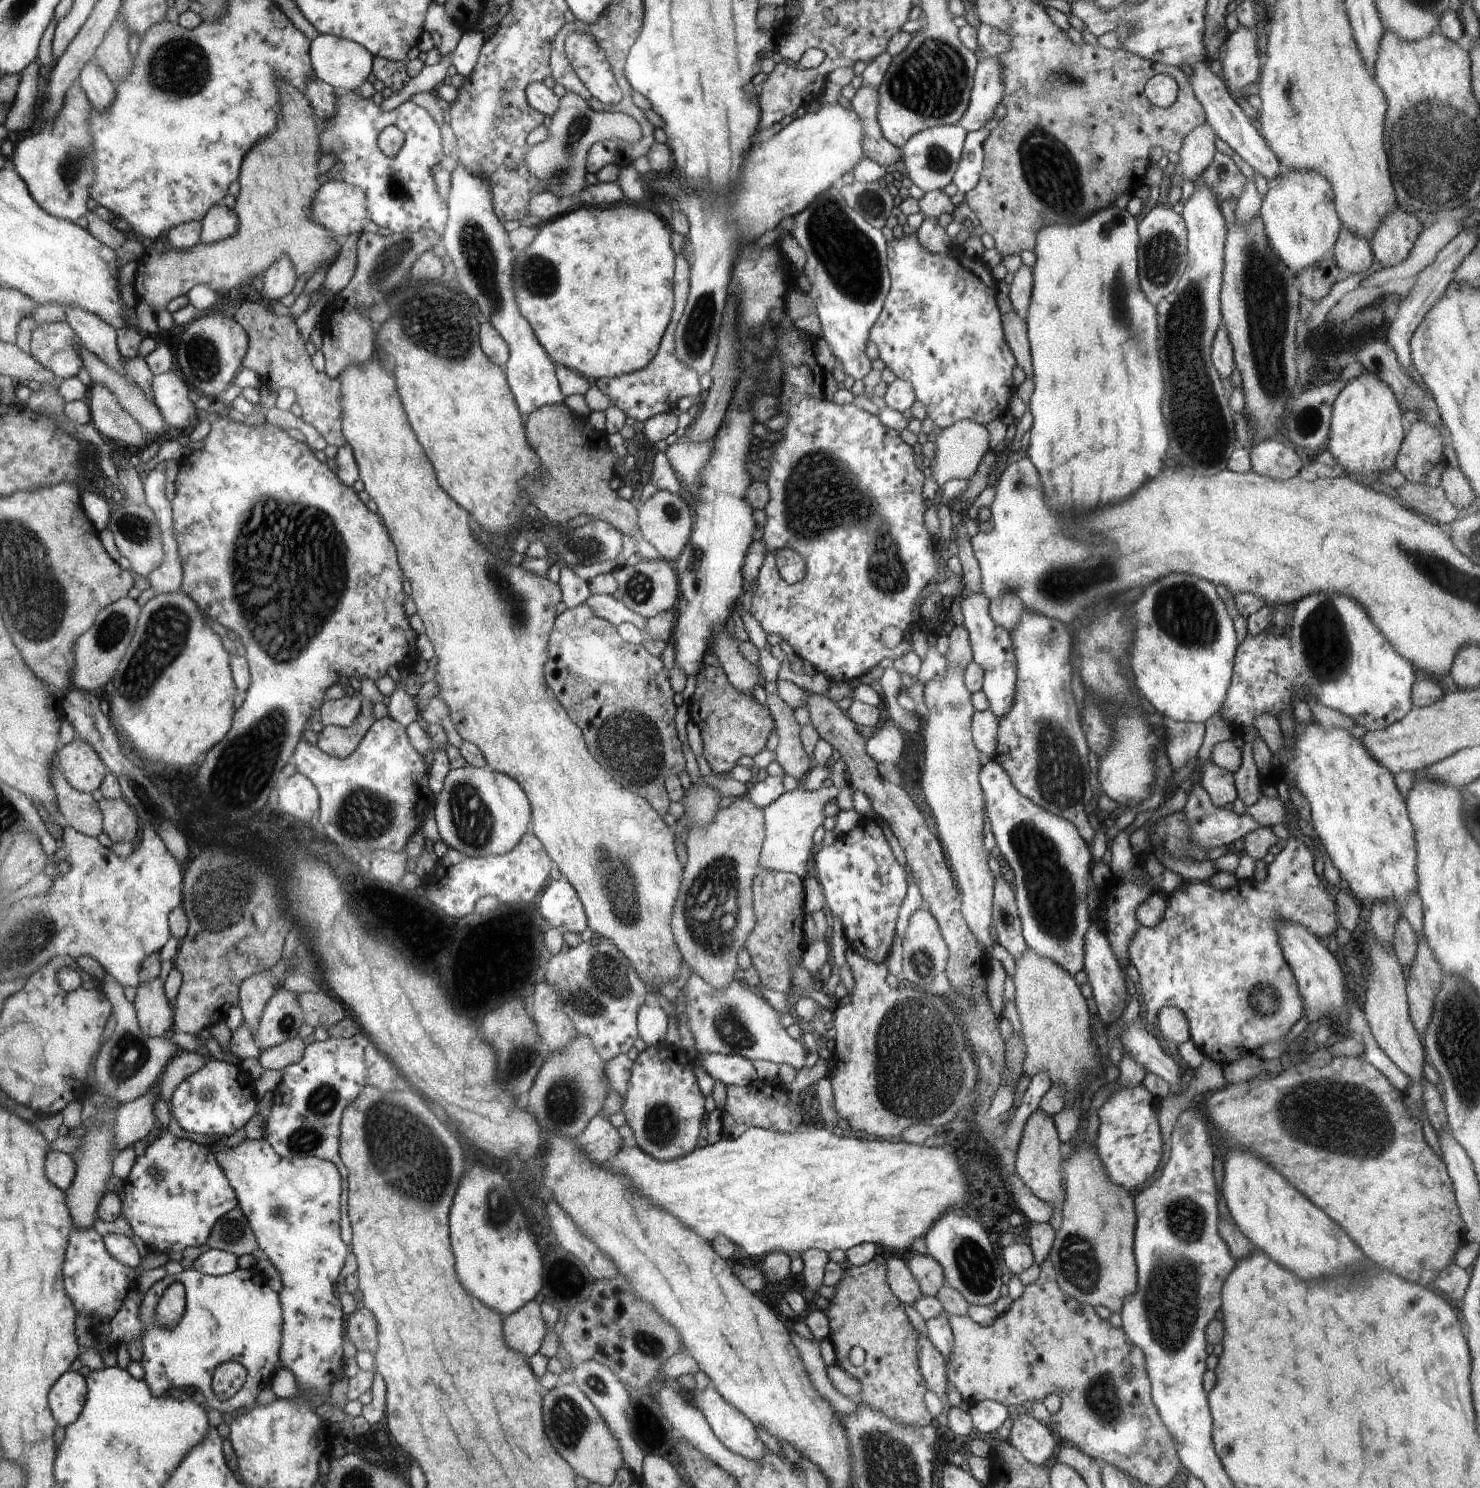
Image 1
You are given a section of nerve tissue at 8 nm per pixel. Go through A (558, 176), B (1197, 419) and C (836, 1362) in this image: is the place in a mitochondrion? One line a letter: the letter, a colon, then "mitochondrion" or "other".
A: mitochondrion
B: mitochondrion
C: other

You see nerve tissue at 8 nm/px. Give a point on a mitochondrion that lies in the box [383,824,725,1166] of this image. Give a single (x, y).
(617, 872)

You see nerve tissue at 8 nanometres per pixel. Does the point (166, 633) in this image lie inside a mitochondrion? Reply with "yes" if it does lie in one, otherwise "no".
yes

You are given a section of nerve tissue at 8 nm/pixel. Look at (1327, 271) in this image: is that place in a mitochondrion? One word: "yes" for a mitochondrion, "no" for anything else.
no

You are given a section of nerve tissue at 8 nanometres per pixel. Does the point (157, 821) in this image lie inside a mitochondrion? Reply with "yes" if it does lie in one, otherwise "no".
yes

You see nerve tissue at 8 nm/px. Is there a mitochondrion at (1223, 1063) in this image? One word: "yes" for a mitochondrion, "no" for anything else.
no

